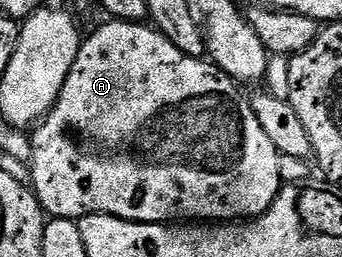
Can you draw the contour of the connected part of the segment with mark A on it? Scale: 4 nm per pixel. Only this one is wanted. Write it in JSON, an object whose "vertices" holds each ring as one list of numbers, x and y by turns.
{"vertices":[[109,19,108,24,96,28,83,37,78,58,62,86,62,94,58,94,58,102,50,109,48,115,35,125,32,138,32,182,31,189,36,194,40,207,49,217,62,220,79,221,82,216,90,214,106,214,117,216,123,220,134,220,138,224,167,224,169,222,247,222,259,218,268,211,269,206,280,193,280,163,282,157,279,150,270,142,266,130,262,130,262,122,254,114,249,97,243,96,241,85,222,71,216,64,207,59,182,54,170,38,166,38,148,22,135,24,125,20]]}

